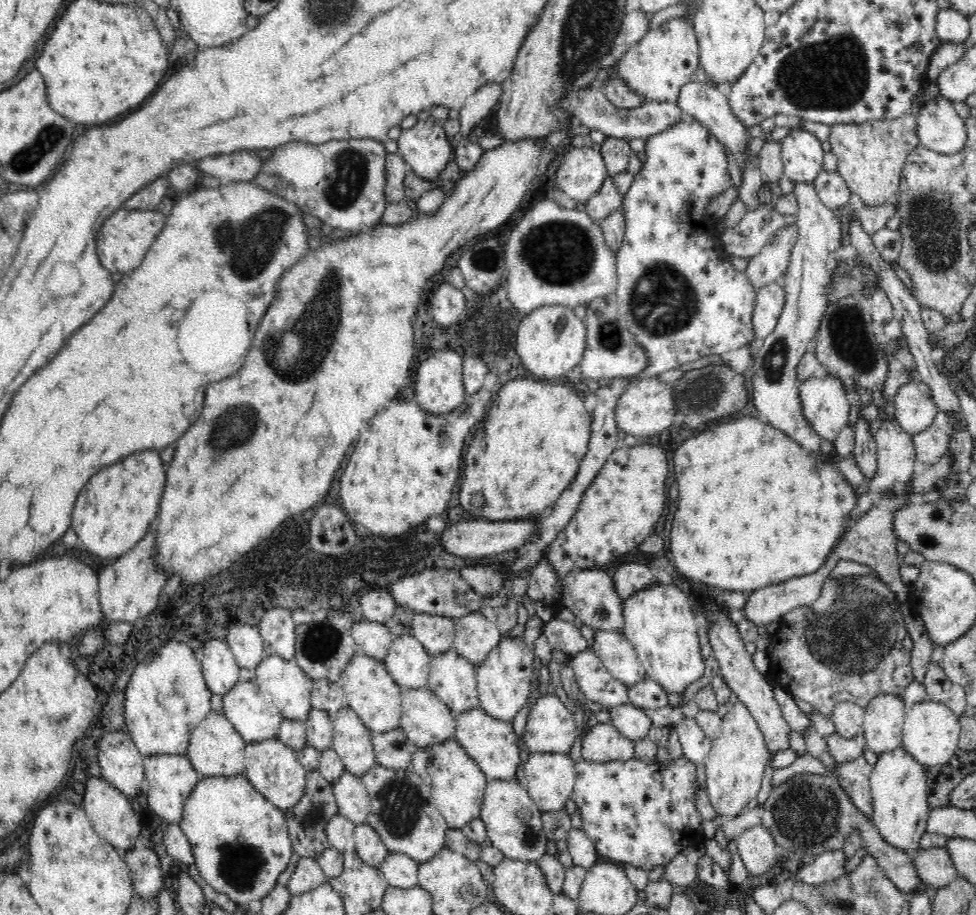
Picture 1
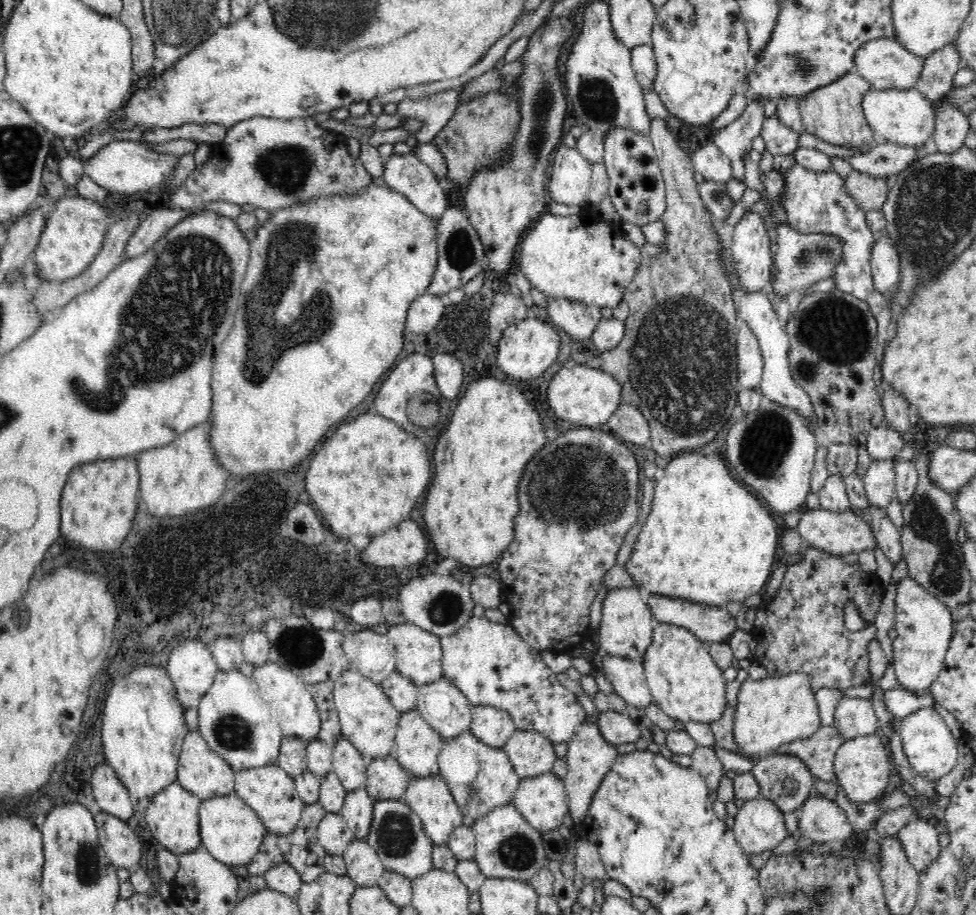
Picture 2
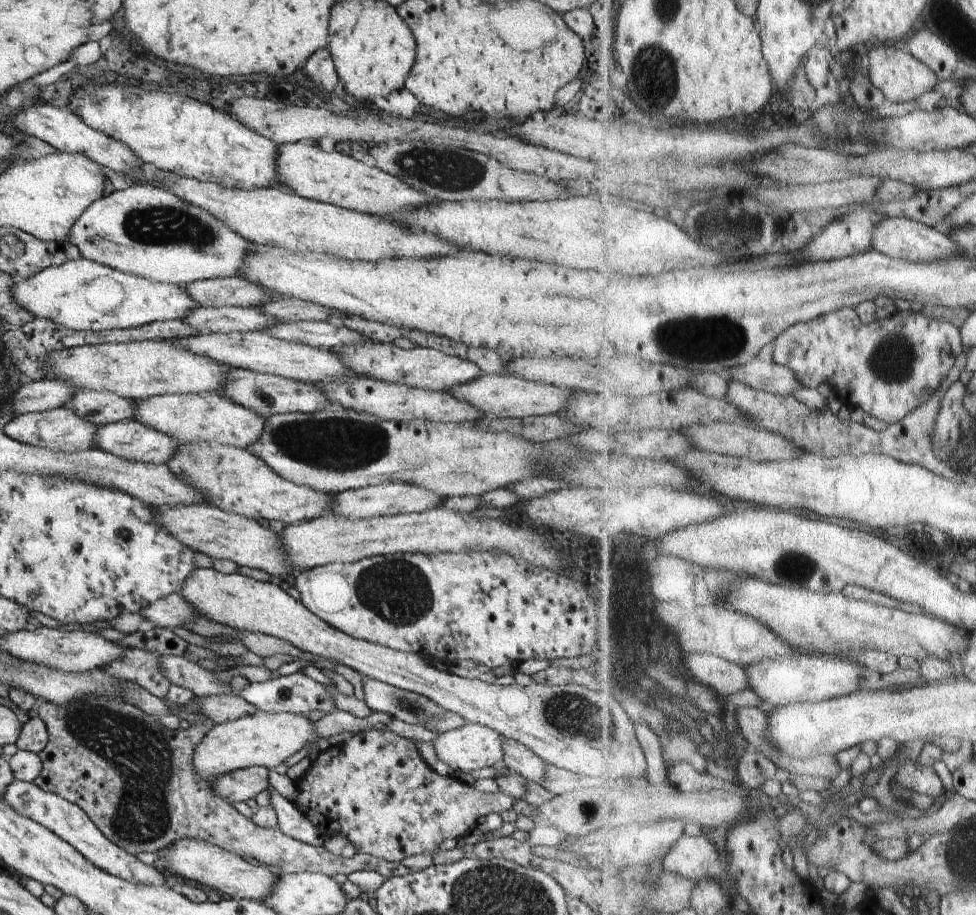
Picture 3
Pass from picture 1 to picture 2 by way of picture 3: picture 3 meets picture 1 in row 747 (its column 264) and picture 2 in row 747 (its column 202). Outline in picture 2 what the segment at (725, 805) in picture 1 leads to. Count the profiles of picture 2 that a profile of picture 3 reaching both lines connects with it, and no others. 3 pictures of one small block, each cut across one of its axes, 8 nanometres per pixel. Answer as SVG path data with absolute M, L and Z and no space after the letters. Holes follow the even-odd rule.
M791 672L762 680L748 678L740 684L733 735L738 752L744 756L775 752L779 746L812 736L820 727L819 708L808 674Z

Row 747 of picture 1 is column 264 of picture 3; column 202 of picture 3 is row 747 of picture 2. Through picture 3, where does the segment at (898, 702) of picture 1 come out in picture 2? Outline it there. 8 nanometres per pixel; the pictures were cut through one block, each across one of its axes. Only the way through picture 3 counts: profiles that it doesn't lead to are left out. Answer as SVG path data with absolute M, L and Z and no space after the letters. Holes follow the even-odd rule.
M882 733L847 739L834 756L834 771L838 784L854 803L870 802L887 794L892 788L890 780L890 754Z

